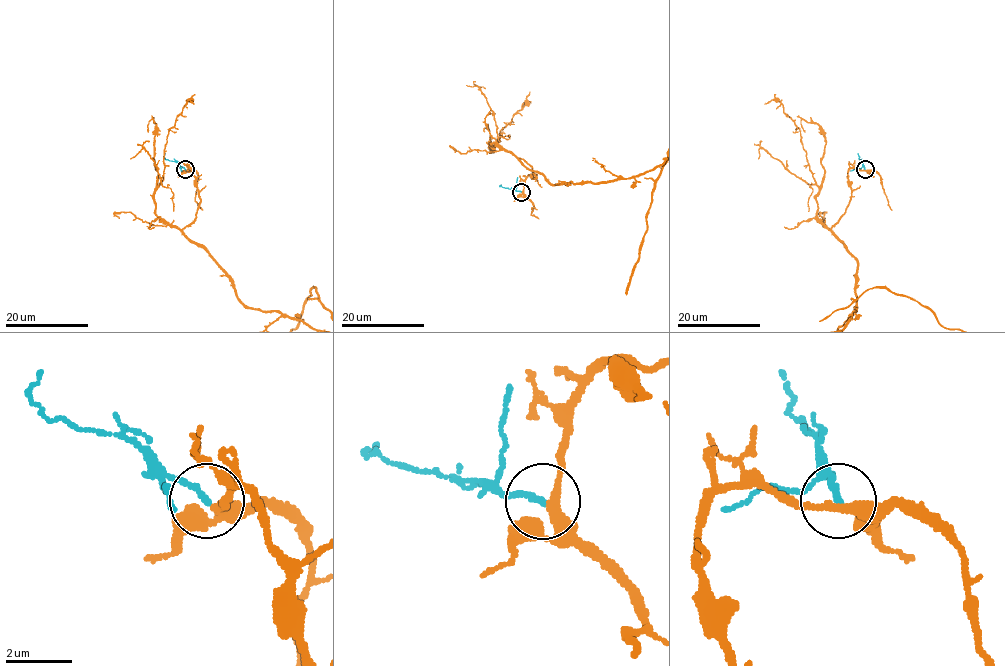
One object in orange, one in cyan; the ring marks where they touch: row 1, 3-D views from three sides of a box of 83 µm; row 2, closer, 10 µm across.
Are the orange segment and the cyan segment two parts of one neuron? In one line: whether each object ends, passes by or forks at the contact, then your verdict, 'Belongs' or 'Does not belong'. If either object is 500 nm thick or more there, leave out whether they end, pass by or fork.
At the ring orange passes by. At the ring cyan ends. Belongs

